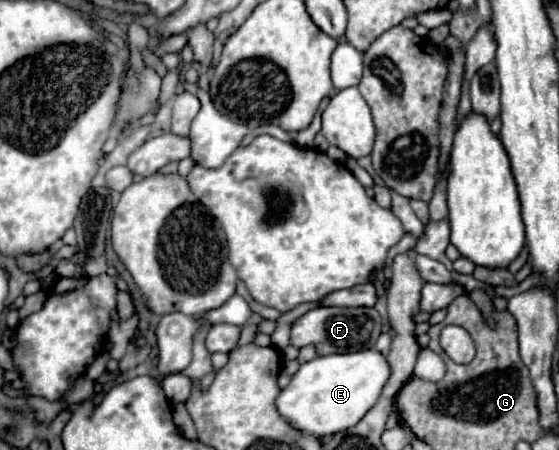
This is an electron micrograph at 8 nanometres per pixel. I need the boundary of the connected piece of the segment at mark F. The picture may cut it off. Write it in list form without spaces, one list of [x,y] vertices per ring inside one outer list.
[[[316,307],[302,315],[292,325],[290,345],[302,349],[306,345],[314,345],[320,357],[332,353],[358,353],[362,349],[372,349],[380,337],[380,315],[376,309],[358,307],[358,309],[342,309],[342,307]]]

